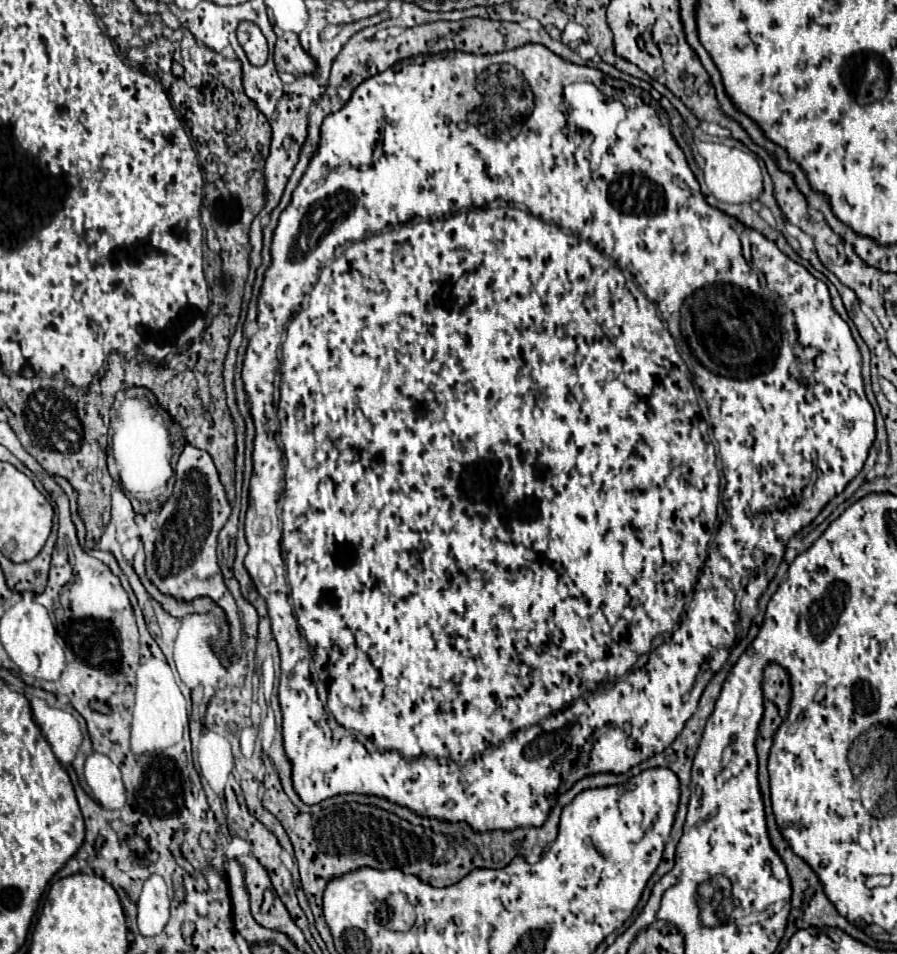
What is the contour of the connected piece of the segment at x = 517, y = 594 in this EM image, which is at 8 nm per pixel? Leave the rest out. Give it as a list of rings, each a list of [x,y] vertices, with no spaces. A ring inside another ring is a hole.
[[[525,44],[525,46],[519,46],[519,48],[515,48],[515,50],[507,50],[507,52],[499,52],[499,54],[493,54],[493,56],[477,56],[477,54],[467,54],[467,52],[441,52],[441,54],[433,54],[433,56],[415,56],[415,58],[409,58],[409,60],[403,60],[403,62],[399,62],[399,64],[395,64],[395,66],[393,66],[393,68],[389,68],[389,70],[385,70],[385,72],[381,72],[381,74],[377,74],[377,76],[373,76],[373,78],[369,78],[369,80],[365,80],[365,82],[361,82],[361,84],[359,84],[359,86],[357,86],[357,90],[355,90],[355,92],[353,92],[353,96],[351,96],[351,100],[349,100],[349,102],[347,102],[347,104],[345,104],[345,106],[343,106],[343,108],[341,108],[341,110],[339,110],[339,112],[335,112],[335,114],[329,114],[329,116],[327,116],[327,118],[325,118],[325,120],[323,120],[323,126],[321,126],[321,142],[319,142],[319,150],[317,150],[317,152],[315,152],[315,156],[313,156],[313,160],[311,160],[311,164],[309,164],[309,168],[307,168],[307,172],[305,172],[305,174],[303,174],[303,178],[301,178],[301,182],[299,182],[299,186],[297,186],[297,190],[295,190],[295,192],[293,192],[293,200],[291,200],[291,204],[289,204],[289,206],[287,206],[287,208],[285,208],[285,210],[283,210],[283,214],[281,214],[281,218],[279,218],[279,226],[277,226],[277,230],[275,230],[275,236],[273,236],[273,244],[271,244],[271,258],[273,258],[273,260],[271,260],[271,266],[269,266],[269,270],[267,270],[267,272],[265,272],[265,282],[263,282],[263,288],[261,288],[261,296],[259,296],[259,316],[257,316],[257,324],[259,324],[259,330],[257,330],[257,334],[255,334],[255,336],[253,336],[253,338],[251,338],[251,340],[249,340],[249,346],[247,346],[247,354],[245,354],[245,362],[243,362],[243,382],[245,382],[245,392],[247,392],[247,398],[249,398],[249,406],[251,406],[251,416],[252,416],[252,419],[253,419],[253,422],[254,422],[254,426],[255,426],[255,438],[254,438],[254,447],[253,447],[253,453],[252,453],[252,459],[253,459],[253,474],[252,474],[252,477],[251,477],[251,479],[250,479],[250,487],[249,487],[249,488],[251,488],[251,496],[249,496],[249,510],[247,510],[247,518],[245,518],[245,536],[247,536],[247,542],[249,542],[249,552],[247,552],[247,558],[245,558],[245,566],[247,566],[247,570],[249,570],[249,574],[251,574],[251,578],[253,578],[253,582],[255,582],[255,586],[257,586],[257,590],[259,590],[259,594],[261,594],[261,596],[263,596],[263,598],[265,598],[265,600],[267,600],[267,608],[269,608],[269,618],[271,618],[271,628],[273,628],[273,636],[275,636],[275,640],[277,640],[277,644],[279,644],[279,654],[281,654],[281,680],[305,680],[305,686],[307,686],[307,688],[309,688],[309,692],[311,692],[311,700],[313,700],[313,702],[315,702],[315,706],[323,706],[323,704],[321,704],[321,700],[319,700],[319,696],[317,696],[317,688],[315,688],[315,684],[313,684],[313,680],[311,680],[311,662],[309,662],[309,660],[313,660],[313,664],[315,664],[315,670],[317,670],[317,672],[319,672],[319,674],[321,674],[321,678],[323,678],[323,682],[325,682],[325,684],[327,684],[327,690],[329,690],[329,700],[327,700],[327,704],[329,704],[329,710],[331,710],[331,712],[333,712],[333,716],[335,716],[335,718],[337,718],[337,722],[339,722],[339,724],[345,724],[345,728],[353,728],[353,730],[359,730],[359,732],[361,732],[361,734],[365,734],[365,736],[367,736],[367,740],[369,740],[369,742],[371,742],[371,746],[373,746],[373,748],[377,748],[377,750],[375,750],[375,756],[377,756],[377,758],[375,758],[375,768],[373,768],[373,752],[369,752],[369,750],[367,750],[367,749],[366,749],[366,748],[365,748],[365,746],[364,746],[364,745],[363,745],[363,744],[361,744],[361,740],[357,740],[357,738],[355,738],[355,734],[345,734],[345,736],[343,736],[343,738],[341,738],[341,740],[339,740],[339,742],[333,742],[333,734],[331,734],[331,732],[325,732],[325,728],[329,728],[329,724],[321,724],[321,720],[323,720],[323,718],[325,718],[325,720],[329,720],[329,718],[327,718],[327,716],[321,716],[321,714],[319,714],[319,708],[315,708],[315,710],[311,710],[311,712],[307,712],[307,718],[309,718],[309,720],[307,720],[307,722],[305,722],[305,726],[299,726],[299,732],[297,732],[297,716],[283,716],[283,740],[285,740],[285,752],[287,752],[287,756],[289,756],[289,760],[291,760],[291,764],[293,764],[293,786],[295,786],[295,792],[297,792],[297,794],[299,794],[299,798],[301,798],[301,800],[303,800],[303,802],[305,802],[305,804],[319,804],[319,802],[321,802],[321,800],[325,800],[325,798],[331,798],[331,796],[335,796],[335,794],[345,794],[345,792],[357,792],[357,794],[375,794],[375,796],[383,796],[383,798],[387,798],[387,800],[391,800],[391,802],[395,802],[395,804],[401,804],[401,806],[407,806],[407,808],[411,808],[411,810],[413,810],[413,812],[417,812],[417,814],[421,814],[421,816],[431,816],[431,818],[441,818],[441,820],[451,820],[451,822],[461,822],[461,820],[465,820],[465,822],[467,822],[467,824],[471,824],[471,826],[473,826],[473,830],[477,830],[477,832],[485,832],[485,830],[513,830],[513,828],[525,828],[525,826],[541,826],[541,824],[543,824],[543,822],[545,822],[545,818],[547,818],[547,814],[549,814],[549,808],[553,808],[553,804],[555,804],[555,802],[553,802],[553,800],[555,800],[555,798],[557,798],[557,796],[559,796],[559,792],[565,792],[565,790],[569,790],[569,788],[571,788],[571,786],[573,786],[573,784],[575,784],[575,782],[577,782],[577,780],[579,780],[579,778],[583,778],[583,776],[587,776],[587,774],[597,774],[597,772],[615,772],[615,774],[621,774],[621,772],[627,772],[627,770],[629,770],[629,768],[633,768],[633,766],[637,766],[637,764],[639,764],[639,762],[643,762],[643,760],[647,760],[647,758],[651,758],[651,756],[653,756],[653,754],[659,754],[659,752],[663,752],[663,750],[665,750],[665,748],[667,748],[667,746],[669,746],[669,744],[671,744],[671,742],[673,742],[673,740],[675,740],[675,738],[677,738],[677,734],[679,734],[679,732],[681,732],[681,730],[683,730],[683,726],[685,726],[685,722],[687,722],[687,720],[689,720],[689,718],[691,718],[691,714],[693,714],[693,712],[695,712],[695,708],[697,708],[697,702],[699,702],[699,698],[701,698],[701,692],[703,692],[703,688],[705,688],[705,686],[707,686],[707,682],[709,682],[709,680],[711,680],[711,678],[713,678],[713,676],[715,676],[715,674],[717,674],[717,672],[719,672],[719,670],[721,670],[721,668],[723,668],[723,664],[725,664],[725,662],[727,662],[727,658],[729,658],[729,652],[731,652],[731,648],[733,648],[733,646],[735,646],[735,642],[737,642],[737,632],[739,632],[739,622],[741,622],[741,618],[743,618],[743,616],[755,616],[755,608],[757,608],[757,600],[759,600],[759,596],[761,596],[761,592],[765,592],[765,588],[767,588],[767,584],[769,584],[769,582],[771,582],[771,578],[773,578],[773,576],[775,576],[775,572],[777,572],[777,568],[779,568],[779,564],[781,564],[781,560],[783,560],[783,554],[785,554],[785,546],[787,546],[787,542],[789,542],[789,538],[791,538],[791,536],[793,536],[793,534],[795,534],[795,532],[799,532],[799,530],[801,530],[801,528],[803,528],[803,526],[807,526],[807,524],[811,524],[811,522],[813,522],[813,520],[815,520],[815,516],[817,516],[817,514],[819,514],[819,512],[821,512],[821,510],[823,510],[823,506],[825,506],[825,504],[827,504],[827,502],[829,502],[829,500],[831,500],[831,498],[833,498],[833,496],[835,496],[835,494],[839,494],[839,492],[843,492],[843,488],[845,488],[845,486],[847,486],[847,484],[849,484],[849,482],[851,482],[851,478],[855,478],[855,476],[857,476],[857,474],[859,474],[859,472],[861,472],[861,468],[863,468],[863,464],[865,464],[865,460],[867,460],[867,452],[869,452],[869,448],[871,448],[871,444],[873,444],[873,440],[875,440],[875,422],[873,422],[873,408],[871,408],[871,404],[869,404],[869,400],[867,400],[867,396],[865,396],[865,390],[863,390],[863,380],[861,380],[861,354],[860,354],[860,351],[859,351],[859,348],[858,348],[858,346],[857,346],[857,344],[855,344],[855,340],[853,340],[853,336],[851,336],[851,330],[849,330],[849,326],[847,326],[847,322],[845,322],[845,320],[843,320],[843,318],[841,318],[841,316],[839,316],[839,314],[837,314],[837,312],[835,312],[835,308],[833,308],[833,304],[831,304],[831,294],[829,294],[829,288],[827,288],[827,284],[825,284],[825,282],[823,282],[823,280],[819,280],[819,278],[815,278],[815,276],[813,276],[813,274],[811,274],[811,272],[809,272],[809,270],[807,270],[807,268],[805,268],[805,266],[801,266],[801,264],[797,264],[797,262],[795,262],[795,260],[791,260],[791,258],[789,258],[789,256],[787,256],[787,254],[783,254],[783,252],[781,252],[781,250],[779,250],[779,248],[777,248],[777,244],[775,244],[775,242],[773,242],[773,240],[769,240],[769,238],[765,238],[765,236],[763,236],[763,234],[761,234],[761,232],[757,232],[757,230],[755,230],[755,228],[749,228],[749,226],[745,226],[745,224],[741,224],[741,222],[739,222],[739,220],[737,220],[737,218],[733,218],[733,216],[729,216],[729,214],[725,214],[725,212],[721,212],[721,210],[717,210],[717,208],[711,208],[711,206],[709,206],[709,204],[707,204],[707,200],[705,200],[705,196],[703,196],[703,194],[701,194],[701,190],[699,190],[699,182],[697,182],[697,178],[695,178],[695,174],[693,174],[693,172],[691,172],[691,168],[689,168],[689,164],[687,164],[687,160],[685,160],[685,154],[683,154],[683,150],[681,150],[681,148],[679,148],[679,144],[677,144],[677,140],[675,140],[675,138],[673,138],[673,134],[671,134],[671,124],[669,124],[669,116],[667,116],[667,112],[665,112],[665,110],[663,110],[663,122],[661,122],[661,118],[659,118],[659,114],[657,114],[657,110],[655,110],[655,108],[653,108],[653,106],[651,106],[651,98],[647,98],[647,106],[645,106],[645,102],[643,102],[643,100],[641,100],[641,98],[627,98],[627,84],[625,84],[625,86],[623,86],[623,82],[619,82],[619,80],[615,80],[615,78],[611,78],[611,76],[607,76],[607,74],[603,74],[603,72],[601,72],[601,70],[597,70],[597,68],[591,68],[591,66],[579,66],[579,64],[573,64],[573,62],[567,62],[567,60],[563,60],[563,58],[561,58],[561,56],[557,56],[557,54],[555,54],[555,52],[551,52],[551,50],[549,50],[549,48],[545,48],[545,46],[543,46],[543,44]],[[504,63],[505,63],[505,64],[510,64],[510,65],[511,65],[511,66],[513,66],[513,67],[515,67],[515,68],[517,68],[517,70],[518,70],[518,71],[519,71],[519,72],[520,72],[520,73],[521,73],[521,74],[523,74],[523,76],[525,76],[525,80],[527,80],[527,82],[529,82],[529,86],[531,86],[531,90],[533,90],[533,96],[535,96],[535,110],[533,110],[533,114],[531,114],[531,116],[529,116],[529,120],[527,120],[527,122],[525,122],[525,128],[523,128],[523,130],[521,130],[521,132],[519,132],[519,134],[517,134],[517,136],[515,136],[515,138],[513,138],[513,140],[509,140],[509,142],[503,142],[503,140],[491,140],[491,138],[487,138],[487,136],[483,136],[483,134],[479,134],[479,130],[477,130],[477,128],[475,128],[475,126],[471,126],[471,124],[469,124],[469,122],[467,122],[467,120],[465,120],[465,116],[467,116],[467,115],[468,115],[468,114],[469,114],[469,113],[470,113],[470,112],[472,112],[472,111],[474,111],[474,110],[476,110],[476,109],[477,109],[477,108],[478,108],[478,107],[480,107],[480,106],[481,106],[481,105],[482,105],[482,104],[483,104],[483,101],[484,101],[484,99],[483,99],[483,96],[481,96],[481,94],[479,94],[479,92],[477,92],[477,90],[475,90],[475,78],[477,78],[477,74],[481,74],[481,73],[482,73],[482,72],[483,72],[483,71],[484,71],[484,70],[486,70],[486,69],[487,69],[487,66],[491,66],[491,65],[492,65],[492,64],[504,64]],[[573,82],[593,82],[593,84],[595,84],[595,86],[599,86],[599,88],[601,88],[601,92],[605,92],[605,94],[609,94],[609,96],[613,96],[613,98],[619,98],[619,94],[617,94],[617,92],[621,92],[621,100],[623,100],[623,104],[625,104],[625,108],[627,108],[627,120],[625,120],[625,122],[621,122],[621,124],[619,124],[619,128],[617,128],[617,144],[615,144],[615,146],[613,146],[613,150],[611,150],[611,152],[607,152],[607,156],[605,156],[605,158],[603,158],[603,160],[601,160],[601,166],[599,166],[599,168],[597,168],[597,170],[593,170],[593,172],[591,172],[591,168],[589,168],[589,162],[587,162],[587,150],[589,150],[589,144],[591,144],[591,140],[589,140],[589,136],[587,136],[587,134],[583,134],[583,132],[571,132],[571,130],[567,130],[567,128],[565,128],[565,118],[567,118],[567,102],[565,102],[565,100],[563,100],[563,96],[561,96],[561,90],[563,90],[563,86],[565,86],[565,84],[573,84]],[[623,270],[627,270],[627,272],[629,272],[629,274],[633,274],[633,278],[635,278],[635,282],[637,282],[637,284],[639,284],[639,286],[641,286],[641,288],[643,288],[643,290],[645,290],[645,294],[641,294],[641,290],[639,290],[639,288],[637,288],[637,286],[635,286],[635,282],[631,282],[631,280],[627,280],[627,278],[625,278],[625,276],[623,276]],[[723,280],[725,280],[725,282],[731,282],[731,284],[745,284],[745,286],[743,286],[743,288],[747,288],[747,290],[751,290],[751,292],[753,292],[753,294],[759,294],[759,296],[763,296],[763,298],[767,298],[767,302],[771,302],[771,304],[775,304],[775,308],[777,308],[777,312],[779,312],[779,314],[781,314],[781,328],[777,328],[777,332],[781,332],[781,348],[765,348],[765,356],[761,356],[761,360],[765,360],[765,364],[769,364],[769,360],[777,360],[777,362],[775,362],[775,366],[773,366],[773,372],[767,372],[767,374],[765,374],[765,376],[755,376],[755,378],[749,378],[749,380],[733,380],[733,378],[721,378],[721,376],[717,376],[717,380],[715,380],[715,382],[707,382],[707,384],[709,384],[709,386],[707,386],[707,392],[701,392],[701,398],[703,398],[703,400],[705,400],[705,404],[707,404],[707,410],[708,410],[708,412],[709,412],[709,424],[710,424],[710,427],[711,427],[711,429],[712,429],[712,437],[713,437],[713,439],[715,439],[715,440],[717,440],[717,444],[719,444],[719,456],[721,456],[721,470],[723,470],[723,476],[725,476],[725,488],[723,488],[723,492],[721,492],[721,504],[723,504],[723,512],[721,512],[721,518],[719,518],[719,520],[721,520],[721,524],[719,524],[719,532],[717,532],[717,536],[715,536],[715,540],[713,540],[713,544],[711,544],[711,550],[709,550],[709,554],[707,554],[707,546],[709,546],[709,542],[711,542],[711,538],[713,538],[713,532],[715,532],[715,524],[717,524],[717,500],[719,500],[719,476],[717,476],[717,466],[715,466],[715,450],[713,450],[713,444],[711,444],[711,440],[709,440],[709,428],[707,428],[707,424],[705,424],[705,420],[703,420],[703,416],[701,416],[701,410],[699,410],[699,398],[697,398],[697,394],[695,394],[695,390],[693,390],[693,380],[691,380],[691,372],[689,372],[689,368],[687,368],[687,364],[685,364],[685,362],[683,362],[683,358],[681,358],[681,356],[679,356],[679,352],[677,352],[677,348],[675,348],[675,342],[673,342],[673,338],[671,338],[671,334],[669,334],[669,330],[671,330],[671,332],[673,332],[673,334],[679,334],[679,310],[681,310],[681,304],[683,304],[683,300],[685,300],[685,298],[687,298],[687,296],[691,296],[691,294],[693,294],[693,292],[695,292],[695,290],[697,290],[697,288],[701,288],[701,286],[703,286],[703,284],[711,284],[711,282],[723,282]],[[283,326],[287,326],[287,334],[285,334],[285,342],[283,342],[283,344],[281,344],[281,332],[283,332]],[[791,344],[801,344],[801,346],[815,346],[815,348],[817,348],[817,350],[819,350],[819,356],[817,356],[817,358],[815,358],[815,360],[813,360],[813,400],[811,400],[811,402],[807,402],[807,400],[805,400],[805,388],[803,388],[803,386],[801,386],[801,382],[799,382],[799,374],[797,374],[797,364],[795,364],[795,354],[793,354],[793,346],[791,346]],[[277,368],[281,368],[281,382],[279,382],[279,392],[281,392],[281,400],[279,400],[279,422],[281,422],[281,440],[283,440],[283,450],[285,450],[285,458],[287,458],[287,468],[285,468],[285,466],[283,466],[283,462],[281,462],[281,460],[283,460],[283,452],[282,452],[282,450],[281,450],[281,448],[280,448],[280,447],[279,447],[279,444],[277,444],[277,414],[275,414],[275,378],[277,378]],[[283,470],[285,470],[285,492],[283,492],[283,510],[281,510],[281,520],[283,520],[283,530],[281,530],[281,524],[280,524],[280,515],[279,515],[279,498],[281,498],[281,493],[282,493],[282,491],[283,491]],[[467,474],[477,474],[477,478],[483,478],[483,480],[481,480],[481,486],[471,486],[471,488],[467,488],[467,484],[469,484],[469,480],[467,480]],[[749,524],[753,524],[753,548],[749,548]],[[665,632],[669,632],[669,636],[665,636],[665,638],[663,638],[663,642],[661,642],[661,644],[659,644],[659,646],[657,646],[657,648],[653,648],[653,652],[651,652],[651,646],[653,646],[653,640],[655,640],[655,638],[657,638],[657,636],[661,636],[661,634],[665,634]],[[645,652],[649,652],[649,660],[647,660],[647,662],[645,662],[645,664],[643,664],[643,666],[641,666],[641,668],[637,668],[637,670],[631,670],[631,672],[627,672],[627,670],[629,670],[629,668],[631,668],[631,666],[633,666],[633,664],[635,664],[635,662],[637,662],[637,658],[639,658],[639,656],[641,656],[641,654],[645,654]],[[565,752],[569,752],[569,754],[571,754],[571,758],[573,758],[573,764],[571,764],[571,766],[569,766],[569,768],[557,768],[557,760],[559,760],[559,756],[563,756],[563,754],[565,754]]]

